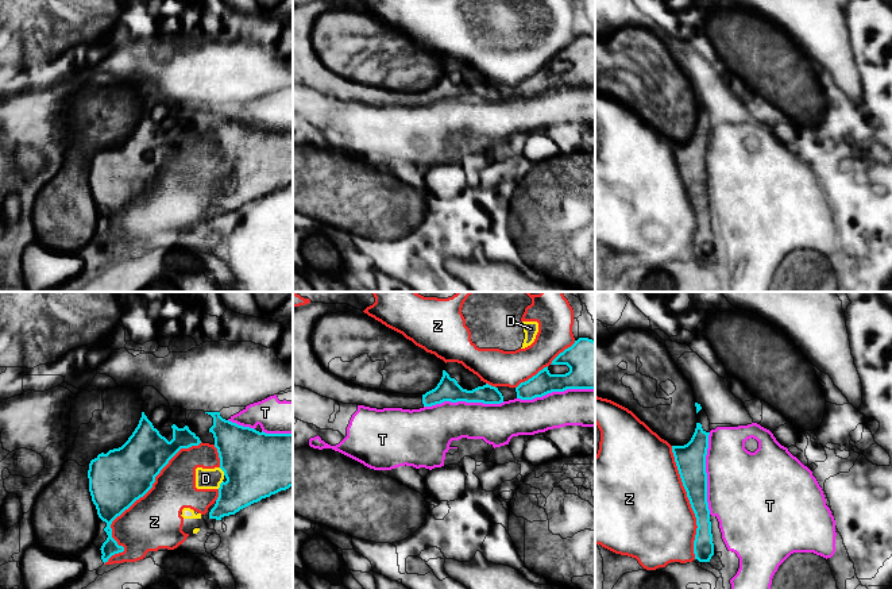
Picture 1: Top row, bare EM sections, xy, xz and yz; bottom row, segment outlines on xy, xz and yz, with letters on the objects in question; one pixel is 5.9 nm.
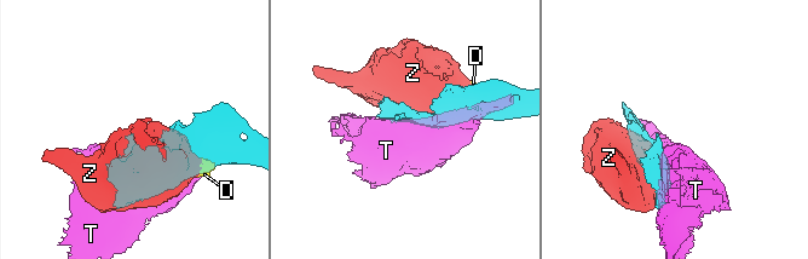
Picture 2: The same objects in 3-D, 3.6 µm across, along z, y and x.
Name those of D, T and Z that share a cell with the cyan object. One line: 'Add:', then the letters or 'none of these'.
Add: none of these

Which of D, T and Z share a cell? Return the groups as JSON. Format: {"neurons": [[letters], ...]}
{"neurons": [["D", "Z"], ["T"]]}

